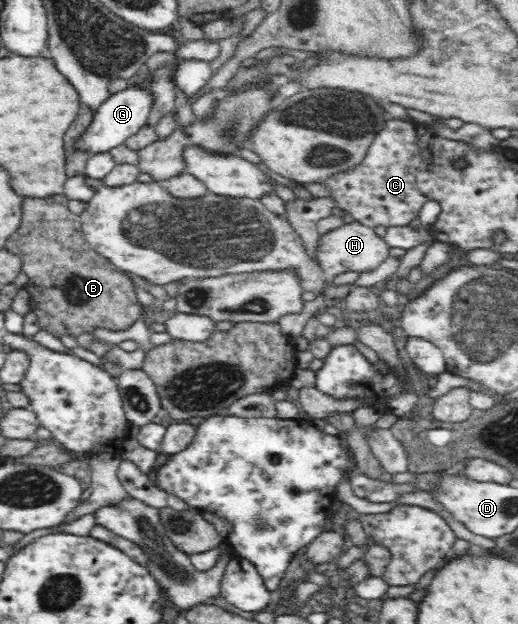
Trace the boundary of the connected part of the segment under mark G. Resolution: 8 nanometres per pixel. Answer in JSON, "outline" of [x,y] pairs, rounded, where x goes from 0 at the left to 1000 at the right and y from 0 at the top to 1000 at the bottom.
{"outline":[[[249,139],[220,151],[195,167],[189,176],[181,178],[181,189],[172,204],[158,213],[153,226],[145,229],[145,239],[164,245],[203,245],[226,232],[237,232],[241,226],[261,216],[276,202],[284,202],[284,192],[297,168],[295,147],[284,143],[261,143]]]}

